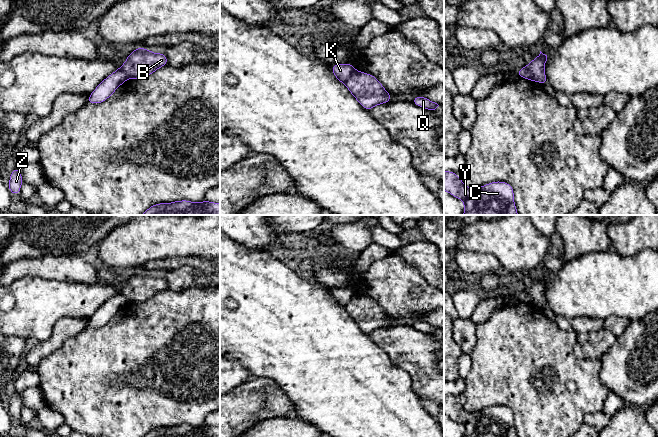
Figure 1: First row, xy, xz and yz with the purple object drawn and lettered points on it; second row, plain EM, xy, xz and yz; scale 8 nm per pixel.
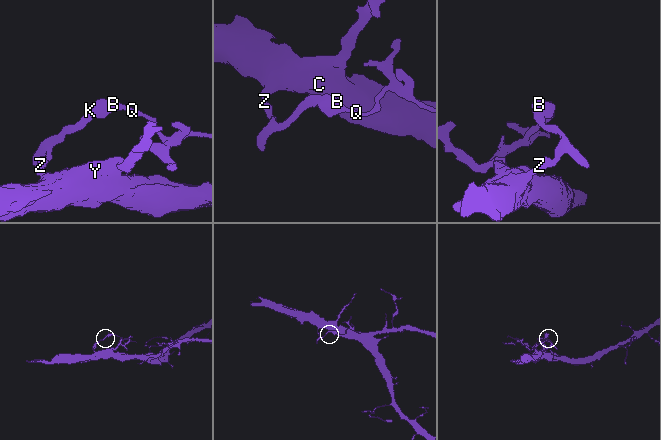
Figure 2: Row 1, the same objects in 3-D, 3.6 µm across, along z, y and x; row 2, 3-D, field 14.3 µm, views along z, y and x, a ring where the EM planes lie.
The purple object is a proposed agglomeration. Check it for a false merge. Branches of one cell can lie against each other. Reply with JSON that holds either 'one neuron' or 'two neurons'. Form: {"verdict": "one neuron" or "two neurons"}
{"verdict": "two neurons"}

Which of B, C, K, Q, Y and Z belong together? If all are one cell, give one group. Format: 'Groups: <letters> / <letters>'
Groups: B Q / C K Y Z

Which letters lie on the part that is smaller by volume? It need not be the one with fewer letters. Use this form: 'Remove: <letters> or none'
Remove: B, Q

